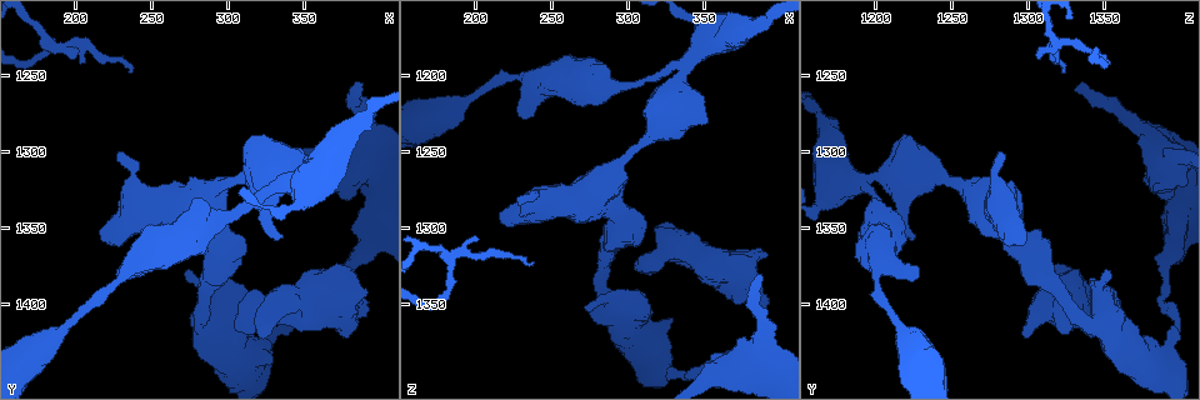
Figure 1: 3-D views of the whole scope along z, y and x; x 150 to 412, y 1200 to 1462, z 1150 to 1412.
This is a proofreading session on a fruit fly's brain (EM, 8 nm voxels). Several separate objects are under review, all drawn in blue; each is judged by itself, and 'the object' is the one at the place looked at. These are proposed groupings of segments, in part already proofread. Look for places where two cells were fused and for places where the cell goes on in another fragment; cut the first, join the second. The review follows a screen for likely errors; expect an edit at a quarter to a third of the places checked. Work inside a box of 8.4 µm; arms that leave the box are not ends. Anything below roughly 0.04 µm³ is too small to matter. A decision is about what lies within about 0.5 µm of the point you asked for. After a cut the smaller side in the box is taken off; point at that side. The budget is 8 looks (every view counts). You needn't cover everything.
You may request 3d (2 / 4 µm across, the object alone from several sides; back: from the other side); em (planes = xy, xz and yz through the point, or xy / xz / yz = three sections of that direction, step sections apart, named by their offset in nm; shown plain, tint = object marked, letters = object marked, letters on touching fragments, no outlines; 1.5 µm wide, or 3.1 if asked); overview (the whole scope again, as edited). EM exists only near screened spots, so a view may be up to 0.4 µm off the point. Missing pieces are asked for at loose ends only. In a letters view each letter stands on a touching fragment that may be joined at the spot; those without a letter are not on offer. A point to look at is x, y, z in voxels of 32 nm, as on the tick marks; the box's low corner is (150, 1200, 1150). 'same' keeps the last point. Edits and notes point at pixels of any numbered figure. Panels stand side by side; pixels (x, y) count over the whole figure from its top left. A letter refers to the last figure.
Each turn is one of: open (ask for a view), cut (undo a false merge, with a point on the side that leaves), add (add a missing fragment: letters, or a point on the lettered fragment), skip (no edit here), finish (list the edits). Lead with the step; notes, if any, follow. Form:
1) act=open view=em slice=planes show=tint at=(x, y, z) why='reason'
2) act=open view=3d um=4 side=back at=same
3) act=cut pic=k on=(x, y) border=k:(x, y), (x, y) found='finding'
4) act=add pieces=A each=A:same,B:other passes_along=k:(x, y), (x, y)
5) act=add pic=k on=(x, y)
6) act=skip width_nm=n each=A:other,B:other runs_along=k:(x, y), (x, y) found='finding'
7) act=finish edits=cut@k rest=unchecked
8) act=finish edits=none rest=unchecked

act=open view=3d um=4 at=(388, 1398, 1346) why='branch stops here'

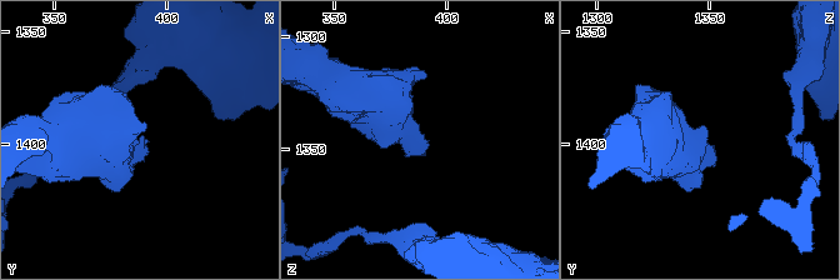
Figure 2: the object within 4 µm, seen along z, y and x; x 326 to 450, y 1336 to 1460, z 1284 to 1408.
act=open view=em slice=planes show=letters at=(390, 1396, 1345)

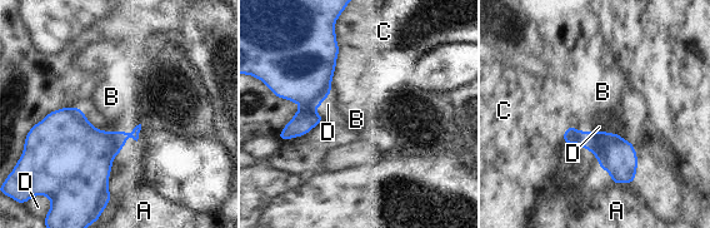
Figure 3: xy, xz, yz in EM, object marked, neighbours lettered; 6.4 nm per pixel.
act=skip each=A:other,B:other,C:other,D:other border=3:(574, 124), (576, 130), (588, 130) found='none of them fits'

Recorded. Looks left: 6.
act=open view=em slice=xz step=8 show=letters at=(326, 1430, 1390) why='two arms in line, one across'

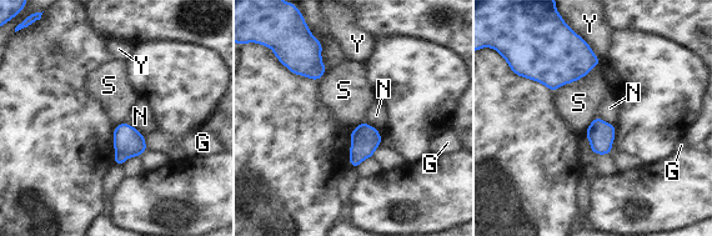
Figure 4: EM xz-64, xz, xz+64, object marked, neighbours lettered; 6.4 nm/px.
act=cut pic=4 on=(355, 134) longest_contact=S:340nm each=G:other,N:other,S:other,Y:other border=4:(356, 127), (359, 136), (351, 142) found='two cells meet here'

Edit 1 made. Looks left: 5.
act=open view=overview

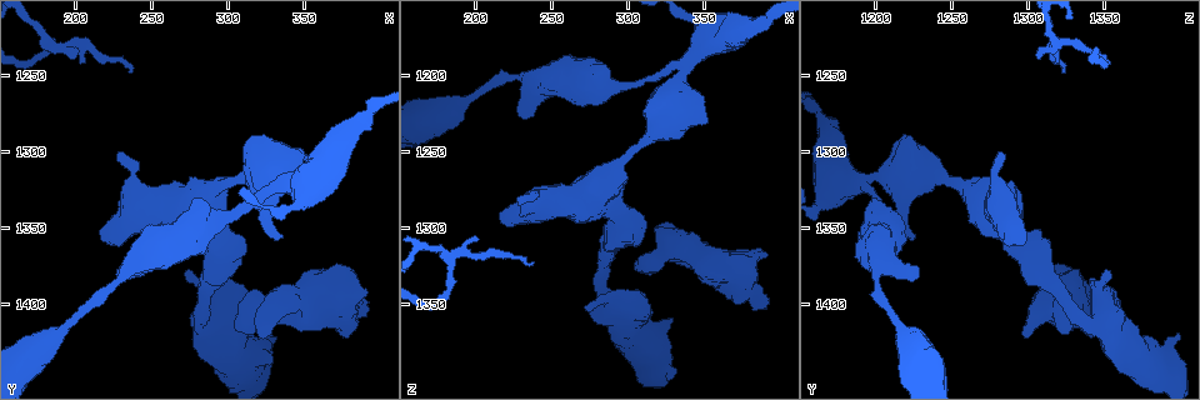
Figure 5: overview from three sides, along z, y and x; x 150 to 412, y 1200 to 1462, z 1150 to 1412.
act=open view=em slice=planes show=letters at=(236, 1248, 1322) why='an open end'

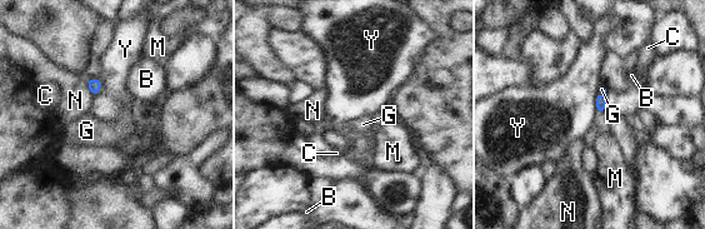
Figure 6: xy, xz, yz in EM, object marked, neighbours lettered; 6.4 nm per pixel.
act=add pieces=G longest_contact=Y:170nm each=B:other,C:other,G:same,M:other,N:other,Y:other passes_along=6:(600, 103), (600, 111), (601, 124) found='the cell continues'

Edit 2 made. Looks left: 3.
act=finish edits=cut@4,add@6 rest=unchecked

